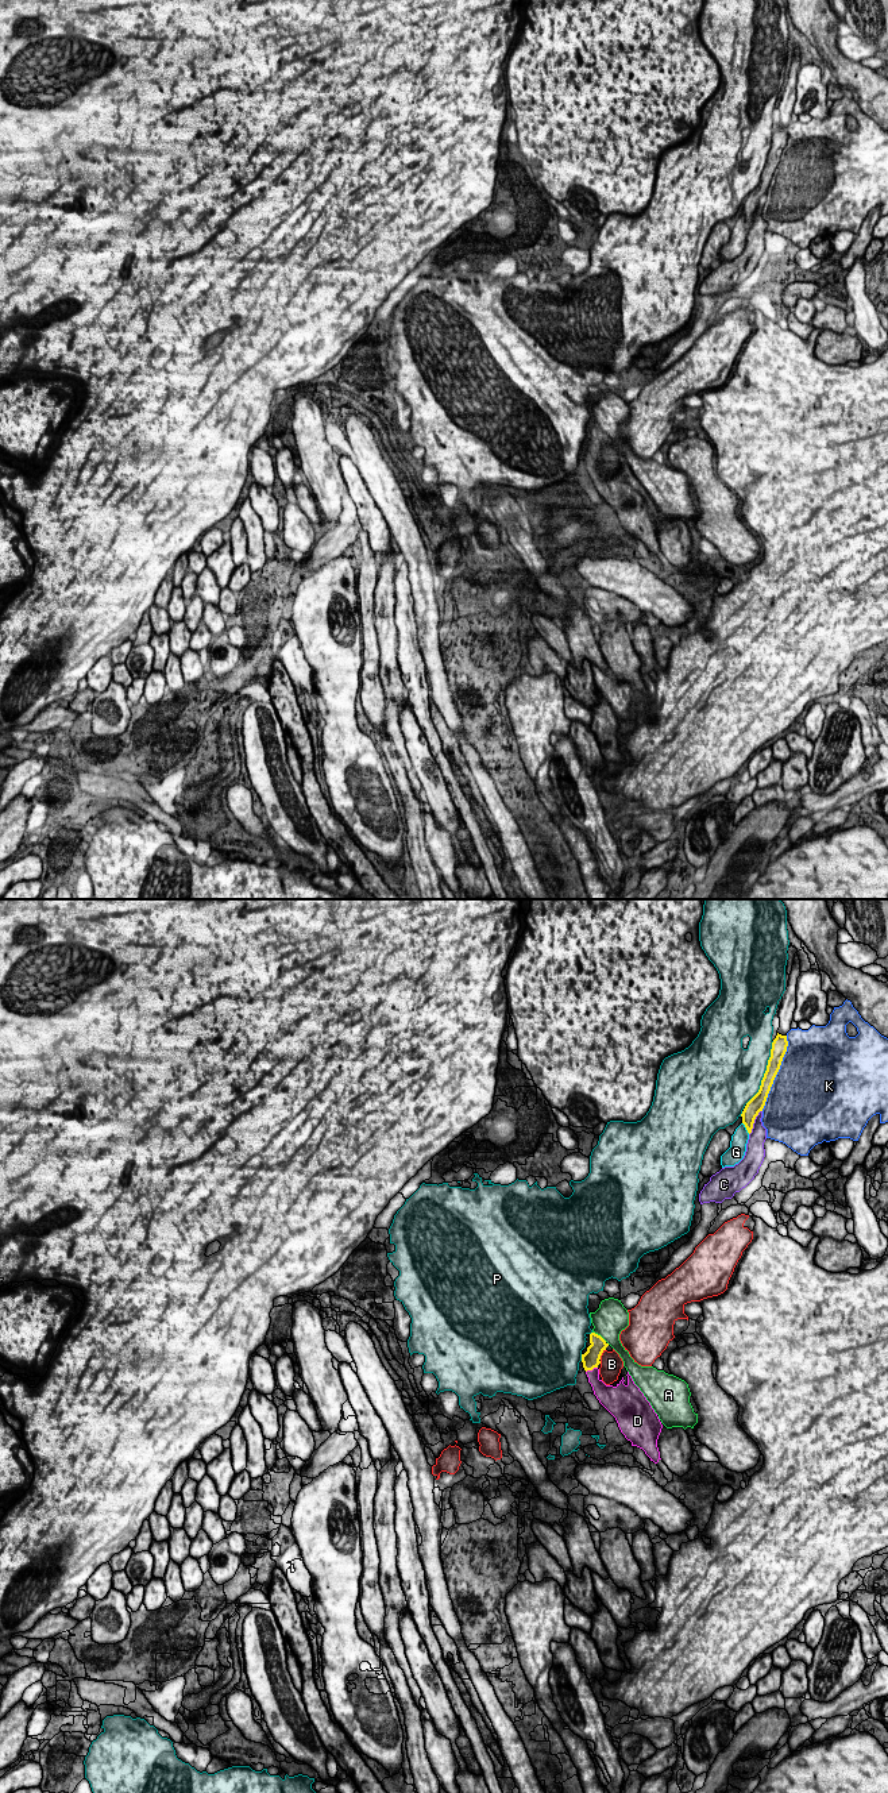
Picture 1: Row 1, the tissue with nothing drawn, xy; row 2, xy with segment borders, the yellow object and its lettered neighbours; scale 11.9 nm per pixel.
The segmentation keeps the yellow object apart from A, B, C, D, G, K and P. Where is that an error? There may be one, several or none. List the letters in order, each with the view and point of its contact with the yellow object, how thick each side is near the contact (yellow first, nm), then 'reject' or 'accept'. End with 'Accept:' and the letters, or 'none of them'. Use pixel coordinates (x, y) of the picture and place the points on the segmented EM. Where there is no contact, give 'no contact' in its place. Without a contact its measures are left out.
A: xy (599, 1335) | 190/380 nm | reject
B: xy (601, 1354) | 200/260 nm | reject
C: xy (753, 1122) | 190/200 nm | reject
D: xy (591, 1369) | 200/170 nm | accept
G: xy (745, 1126) | 190/190 nm | reject
K: xy (776, 1074) | 160/480 nm | reject
P: xy (765, 1072) | 160/460 nm | reject
Accept: D

